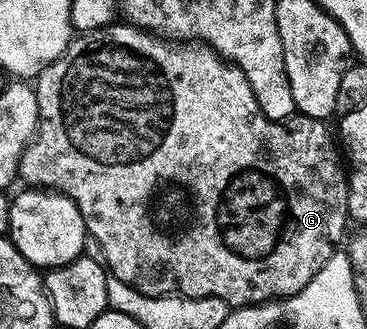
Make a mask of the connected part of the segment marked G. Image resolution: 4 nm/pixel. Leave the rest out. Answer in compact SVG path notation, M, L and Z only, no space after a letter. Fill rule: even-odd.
M123 25L112 43L95 38L99 37L91 33L72 38L65 53L54 59L34 80L39 126L35 129L35 138L23 151L18 178L24 179L28 188L57 191L69 196L81 213L88 236L101 245L103 263L108 272L143 295L178 293L184 299L213 297L224 299L228 308L234 309L278 301L305 289L325 261L336 254L338 247L335 246L344 242L343 230L349 224L349 171L341 158L332 128L330 131L324 120L310 119L308 115L296 114L286 121L269 119L259 107L253 85L249 85L249 77L245 77L243 70L202 41L172 41L130 25Z

